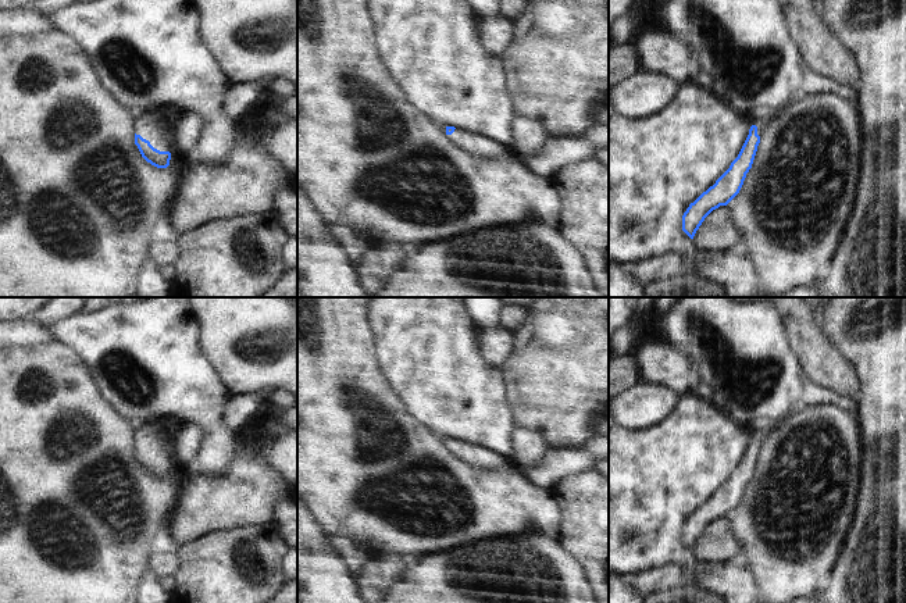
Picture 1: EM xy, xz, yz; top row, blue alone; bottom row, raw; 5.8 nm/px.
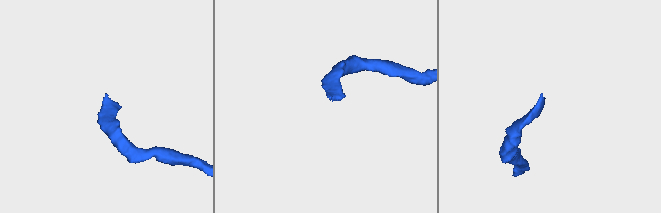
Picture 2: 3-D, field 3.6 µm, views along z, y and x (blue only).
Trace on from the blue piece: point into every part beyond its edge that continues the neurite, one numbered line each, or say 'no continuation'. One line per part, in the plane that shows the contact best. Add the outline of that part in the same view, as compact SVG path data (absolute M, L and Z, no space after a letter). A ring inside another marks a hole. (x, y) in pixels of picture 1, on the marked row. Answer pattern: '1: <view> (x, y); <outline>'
1: xy (156, 125); M156 108L135 121L135 133L149 140L160 151L172 153L172 115L176 111Z

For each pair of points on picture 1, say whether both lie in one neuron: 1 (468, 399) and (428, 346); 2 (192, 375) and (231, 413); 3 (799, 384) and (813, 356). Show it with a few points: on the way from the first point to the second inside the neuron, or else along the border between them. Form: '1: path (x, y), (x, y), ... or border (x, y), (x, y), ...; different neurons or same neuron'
1: path (456, 386), (431, 359); same neuron
2: border (231, 396), (224, 406), (221, 424), (234, 432); different neurons
3: border (788, 343), (801, 368), (814, 382), (831, 389); different neurons

